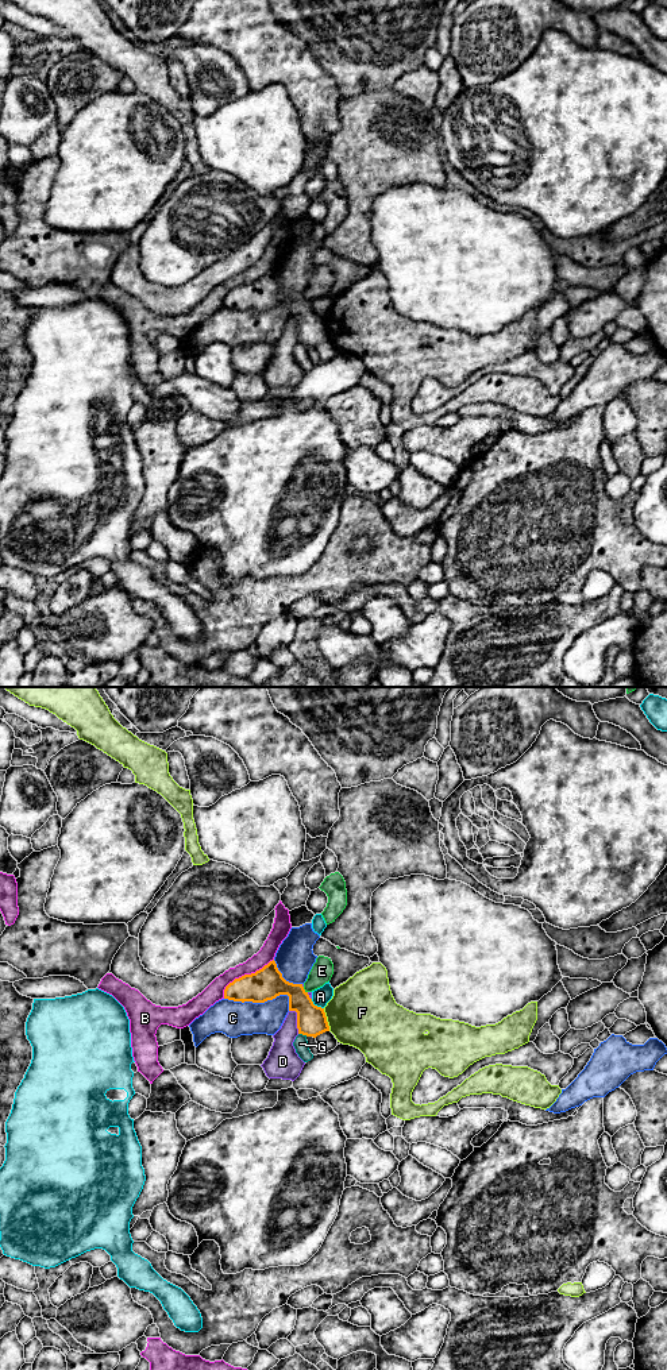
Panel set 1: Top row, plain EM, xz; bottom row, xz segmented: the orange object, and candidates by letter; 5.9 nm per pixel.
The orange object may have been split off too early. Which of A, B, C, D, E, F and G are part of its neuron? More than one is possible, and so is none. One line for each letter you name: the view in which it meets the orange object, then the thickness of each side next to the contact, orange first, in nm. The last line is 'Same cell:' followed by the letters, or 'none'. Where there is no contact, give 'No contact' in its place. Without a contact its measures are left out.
Same cell: none

